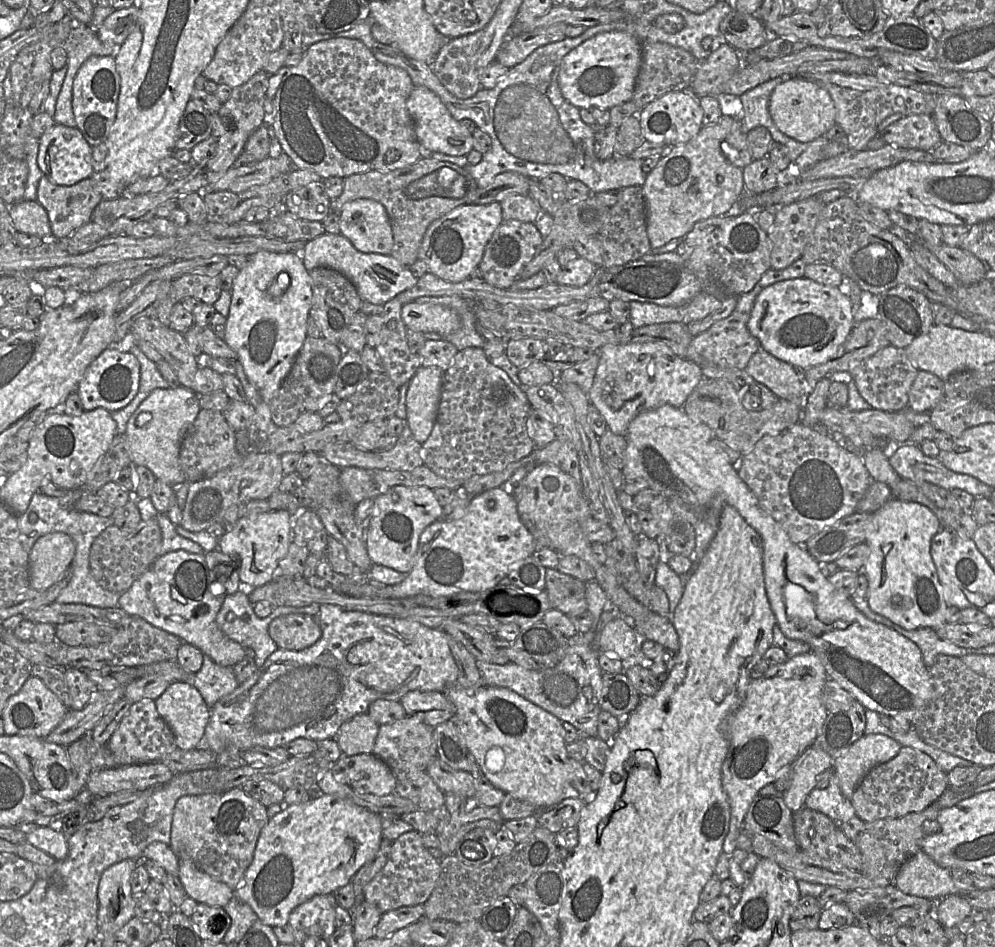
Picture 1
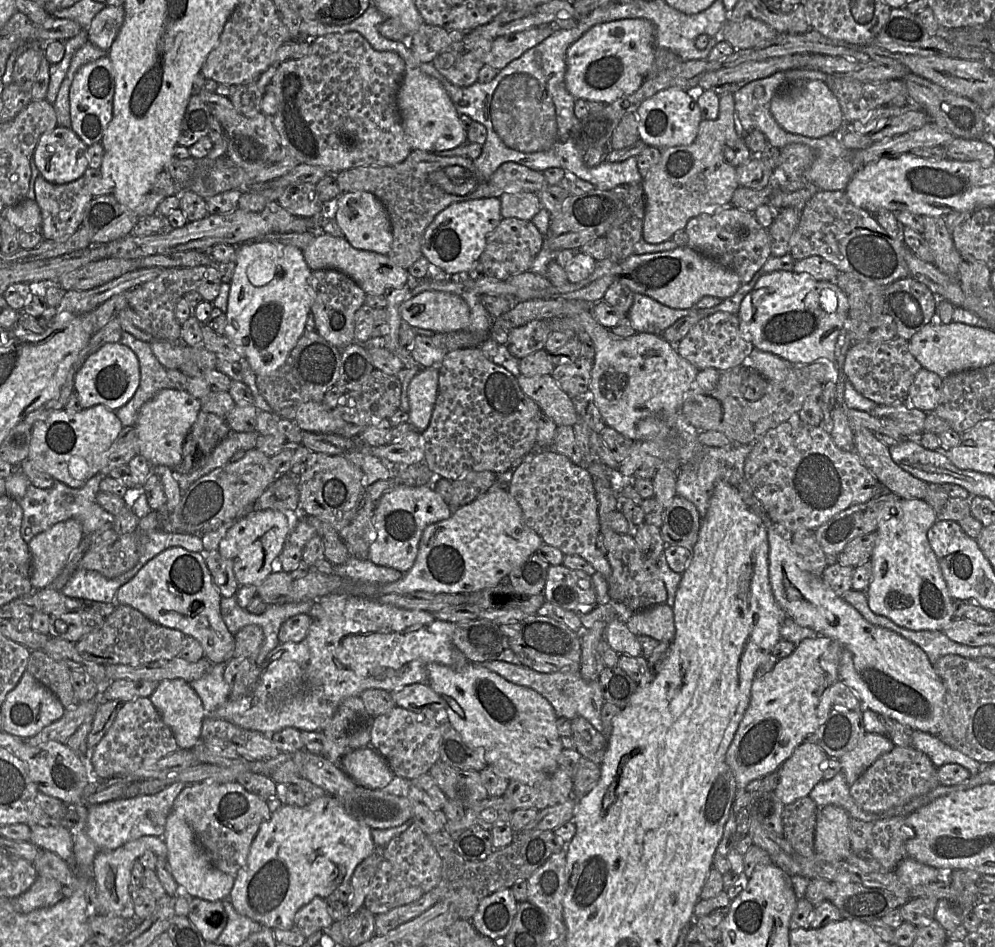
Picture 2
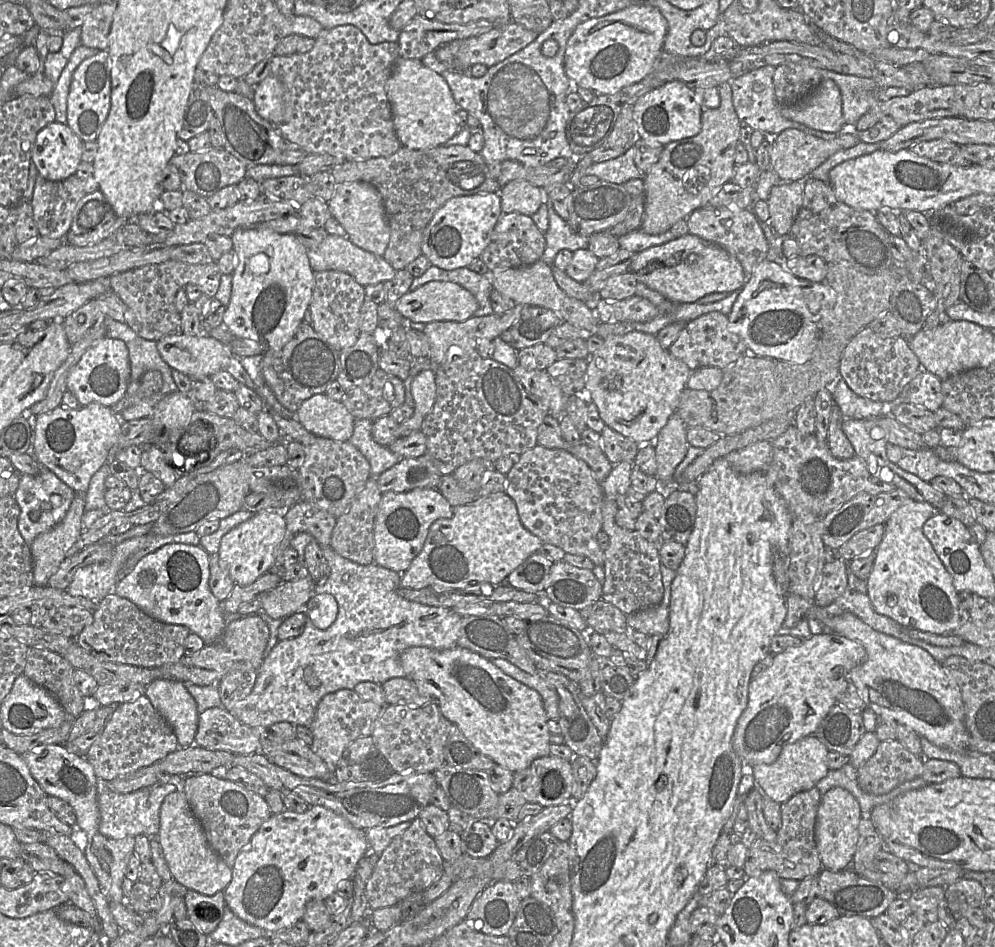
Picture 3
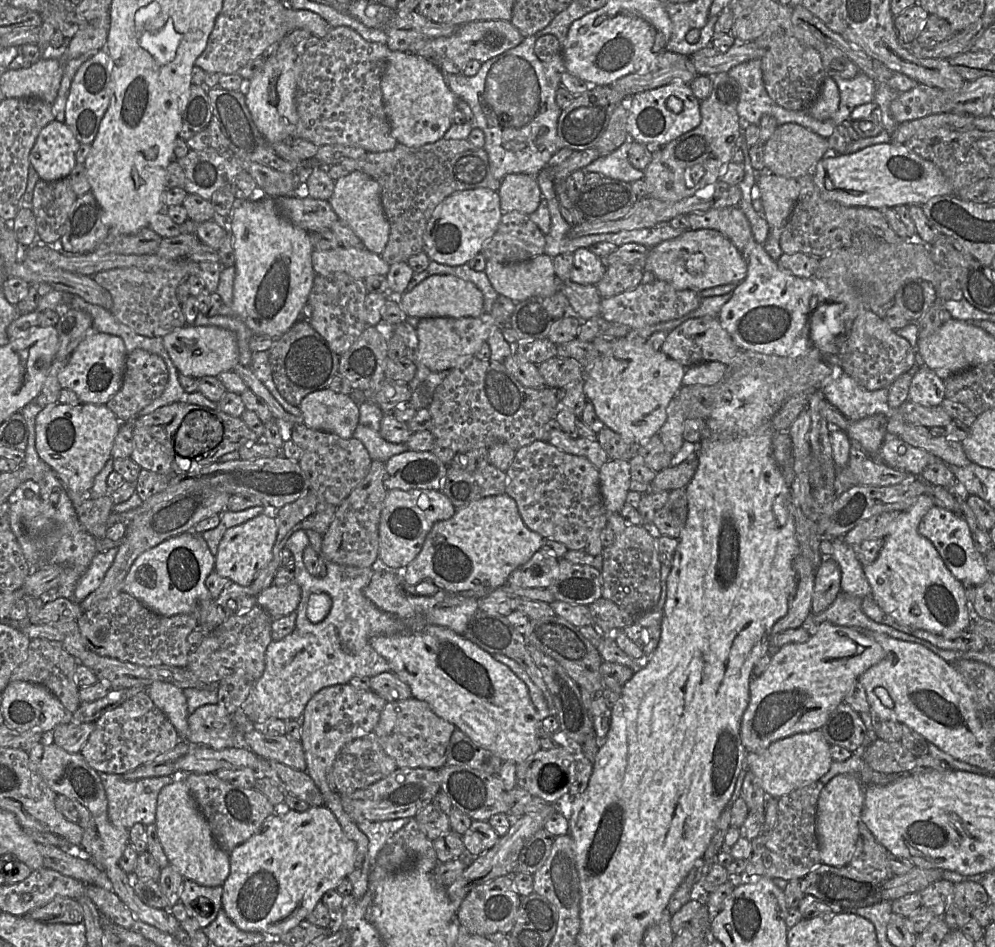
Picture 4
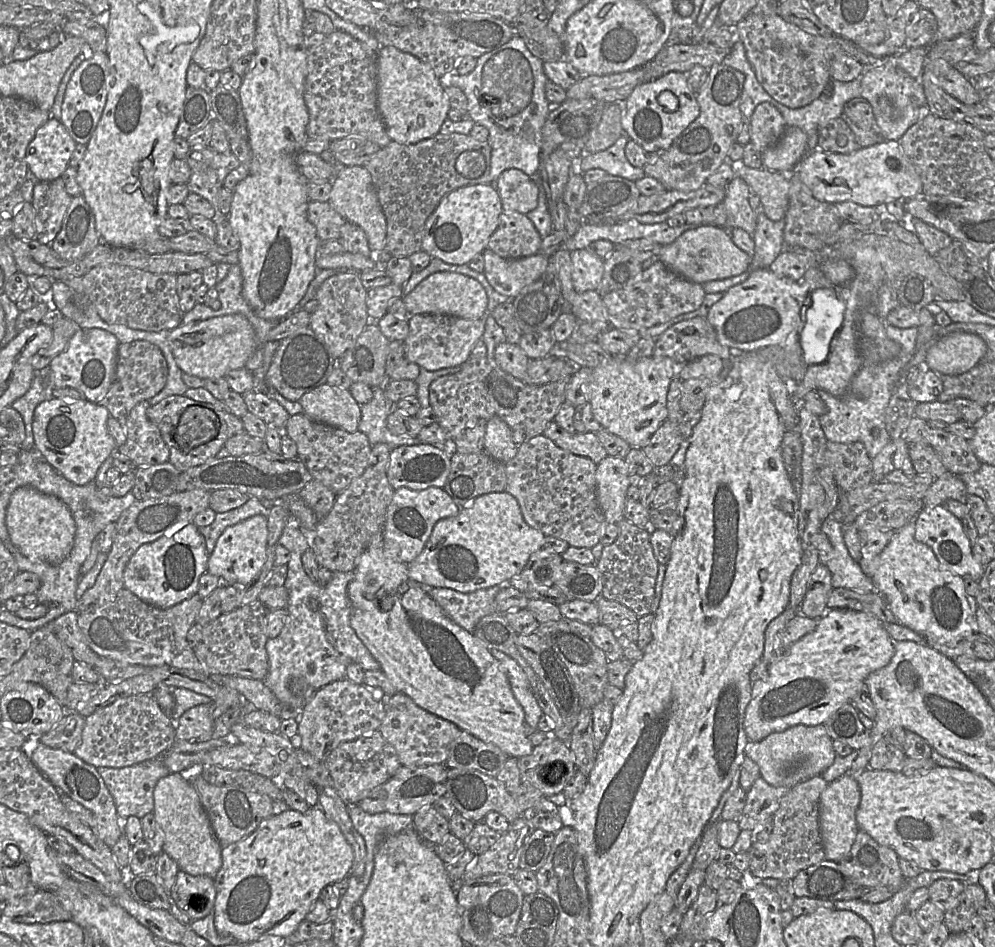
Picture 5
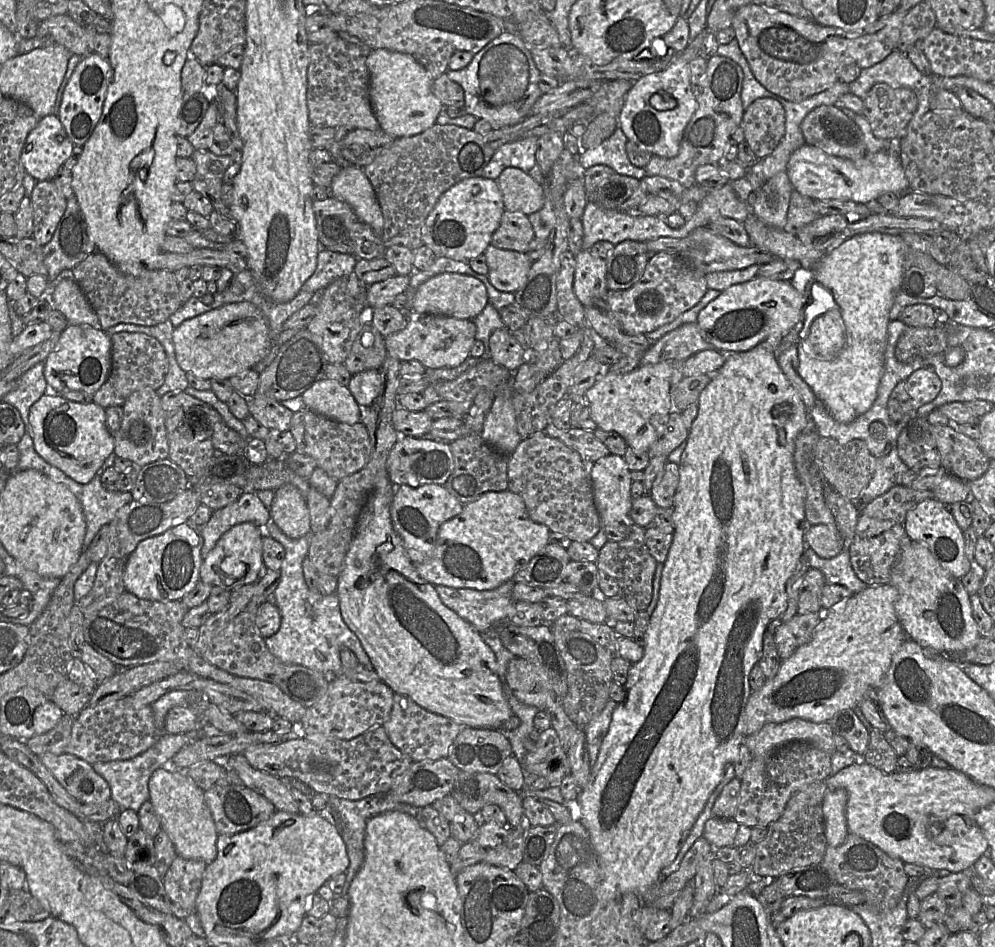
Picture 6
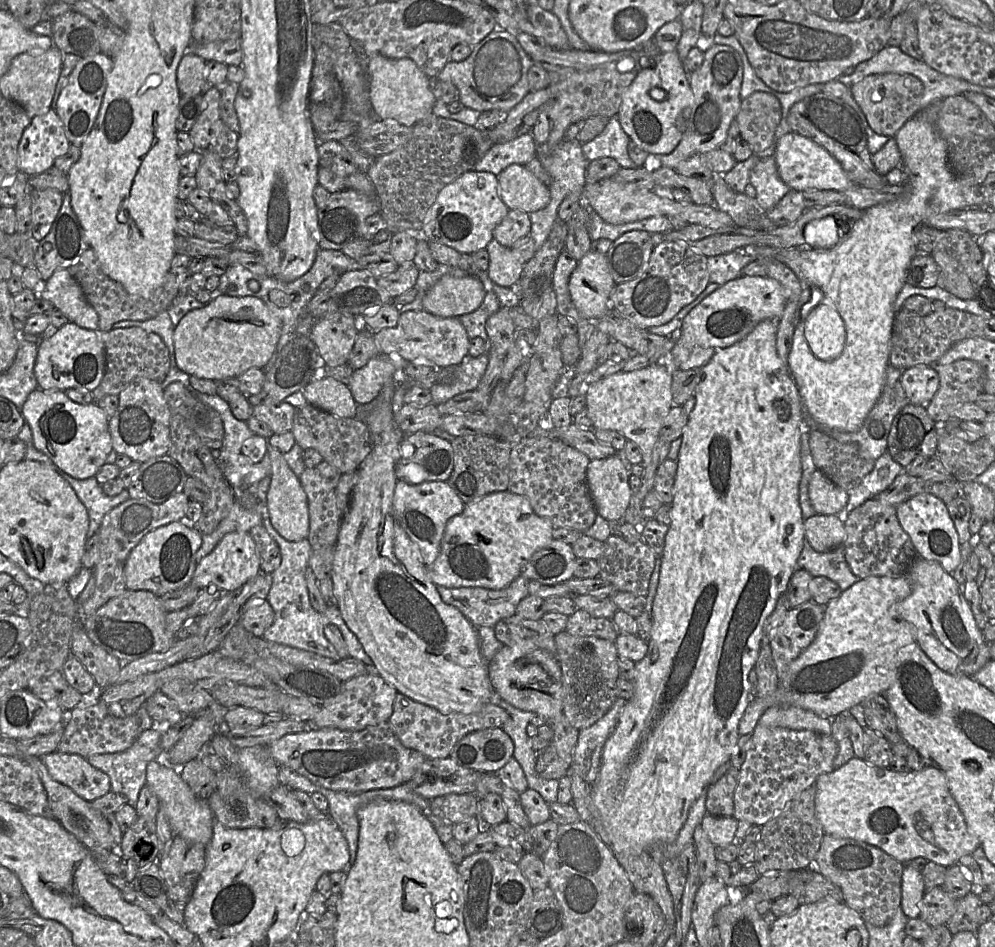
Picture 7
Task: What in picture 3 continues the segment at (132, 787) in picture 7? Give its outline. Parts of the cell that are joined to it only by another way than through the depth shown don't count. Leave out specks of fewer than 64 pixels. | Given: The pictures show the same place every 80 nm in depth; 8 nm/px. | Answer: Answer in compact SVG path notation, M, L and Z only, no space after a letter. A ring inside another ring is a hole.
M97 778L98 805L100 810L99 832L111 839L122 839L126 836L155 836L160 830L160 808L165 797L178 790L178 787L168 782L158 782L155 785L120 794L110 790L108 781Z

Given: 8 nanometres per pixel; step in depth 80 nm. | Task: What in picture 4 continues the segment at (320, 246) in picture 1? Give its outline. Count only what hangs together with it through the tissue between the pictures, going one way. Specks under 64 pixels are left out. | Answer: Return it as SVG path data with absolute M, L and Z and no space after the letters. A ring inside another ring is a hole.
M339 246L330 250L314 250L312 266L316 274L343 272L357 280L373 275L386 276L390 265L380 255L367 249Z

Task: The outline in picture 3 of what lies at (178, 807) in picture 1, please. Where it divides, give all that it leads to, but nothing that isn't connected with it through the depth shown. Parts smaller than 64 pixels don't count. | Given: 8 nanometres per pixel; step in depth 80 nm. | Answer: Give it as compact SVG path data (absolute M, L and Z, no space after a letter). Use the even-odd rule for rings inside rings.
M210 773L185 777L183 792L205 832L210 847L232 868L241 850L271 817L269 805L264 797Z

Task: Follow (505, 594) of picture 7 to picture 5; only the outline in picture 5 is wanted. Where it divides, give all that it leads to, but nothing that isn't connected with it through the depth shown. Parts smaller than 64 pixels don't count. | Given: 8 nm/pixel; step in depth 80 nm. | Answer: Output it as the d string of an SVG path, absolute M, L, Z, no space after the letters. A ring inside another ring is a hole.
M509 583L469 593L423 584L421 588L454 623L468 632L472 632L481 618L495 613L495 597L506 586L509 586Z

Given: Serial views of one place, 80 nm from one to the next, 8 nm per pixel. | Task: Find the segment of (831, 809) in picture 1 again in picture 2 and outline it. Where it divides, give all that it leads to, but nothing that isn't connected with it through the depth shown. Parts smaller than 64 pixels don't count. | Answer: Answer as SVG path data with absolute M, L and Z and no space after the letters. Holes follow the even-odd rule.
M842 770L830 780L821 780L811 790L809 796L819 808L827 805L837 805L844 808L851 818L866 822L880 819L879 815L867 815L860 808L850 793L850 786Z

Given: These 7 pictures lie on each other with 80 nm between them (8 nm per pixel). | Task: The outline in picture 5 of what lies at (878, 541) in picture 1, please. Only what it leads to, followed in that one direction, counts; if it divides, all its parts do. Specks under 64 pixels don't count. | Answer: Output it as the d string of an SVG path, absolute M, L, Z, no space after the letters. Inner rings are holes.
M949 472L935 479L923 498L924 507L942 505L947 500L966 502L966 486L959 476ZM914 520L895 531L884 550L869 564L867 576L872 580L875 591L885 598L898 622L923 636L926 641L948 643L977 632L976 619L967 599L964 579L942 566L932 549L915 539Z

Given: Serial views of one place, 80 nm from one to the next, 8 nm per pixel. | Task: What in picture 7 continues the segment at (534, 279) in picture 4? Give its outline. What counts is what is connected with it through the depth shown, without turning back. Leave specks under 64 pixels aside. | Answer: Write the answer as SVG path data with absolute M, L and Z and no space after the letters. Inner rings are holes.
M494 238L486 247L489 254L488 276L492 282L503 287L513 287L518 283L524 264L511 248L501 245Z

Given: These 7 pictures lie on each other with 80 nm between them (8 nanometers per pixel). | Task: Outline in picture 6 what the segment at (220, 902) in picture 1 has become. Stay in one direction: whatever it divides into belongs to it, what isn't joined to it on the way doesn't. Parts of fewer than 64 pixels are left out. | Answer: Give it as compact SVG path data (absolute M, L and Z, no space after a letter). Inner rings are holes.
M189 768L181 772L155 770L148 783L150 801L159 818L161 828L172 841L176 854L184 859L212 863L217 857L218 833L211 812L205 802L204 791L187 776Z

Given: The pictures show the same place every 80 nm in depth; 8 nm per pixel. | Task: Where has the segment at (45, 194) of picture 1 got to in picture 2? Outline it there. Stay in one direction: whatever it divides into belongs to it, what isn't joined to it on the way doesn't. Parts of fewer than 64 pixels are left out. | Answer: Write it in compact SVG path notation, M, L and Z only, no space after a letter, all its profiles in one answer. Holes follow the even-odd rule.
M40 174L35 182L35 195L35 201L41 210L43 239L70 237L81 227L84 211L93 199L84 176L67 184L54 184Z

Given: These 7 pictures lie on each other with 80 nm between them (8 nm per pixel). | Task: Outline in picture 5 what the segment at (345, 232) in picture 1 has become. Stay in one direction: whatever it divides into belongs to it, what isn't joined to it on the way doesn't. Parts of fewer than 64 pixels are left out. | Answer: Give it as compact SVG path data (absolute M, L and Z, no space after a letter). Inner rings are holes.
M345 166L332 180L330 200L332 207L346 220L359 226L366 234L372 252L385 246L386 218L379 204L370 173L363 166Z

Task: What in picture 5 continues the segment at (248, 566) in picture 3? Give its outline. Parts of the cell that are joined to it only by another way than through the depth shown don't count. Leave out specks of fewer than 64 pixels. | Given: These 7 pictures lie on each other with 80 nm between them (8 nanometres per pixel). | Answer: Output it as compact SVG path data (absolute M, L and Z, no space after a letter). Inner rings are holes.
M255 515L227 527L209 555L207 573L219 577L222 583L232 586L250 584L260 573L267 560L267 541L268 520L263 515Z

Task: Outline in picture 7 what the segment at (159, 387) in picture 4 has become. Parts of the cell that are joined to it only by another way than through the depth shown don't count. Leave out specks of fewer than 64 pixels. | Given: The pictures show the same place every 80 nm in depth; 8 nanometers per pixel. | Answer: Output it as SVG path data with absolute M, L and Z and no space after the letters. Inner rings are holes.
M133 326L100 331L105 346L106 368L101 383L92 391L94 401L106 395L119 395L134 379L147 378L162 383L169 372L169 351L162 338Z

